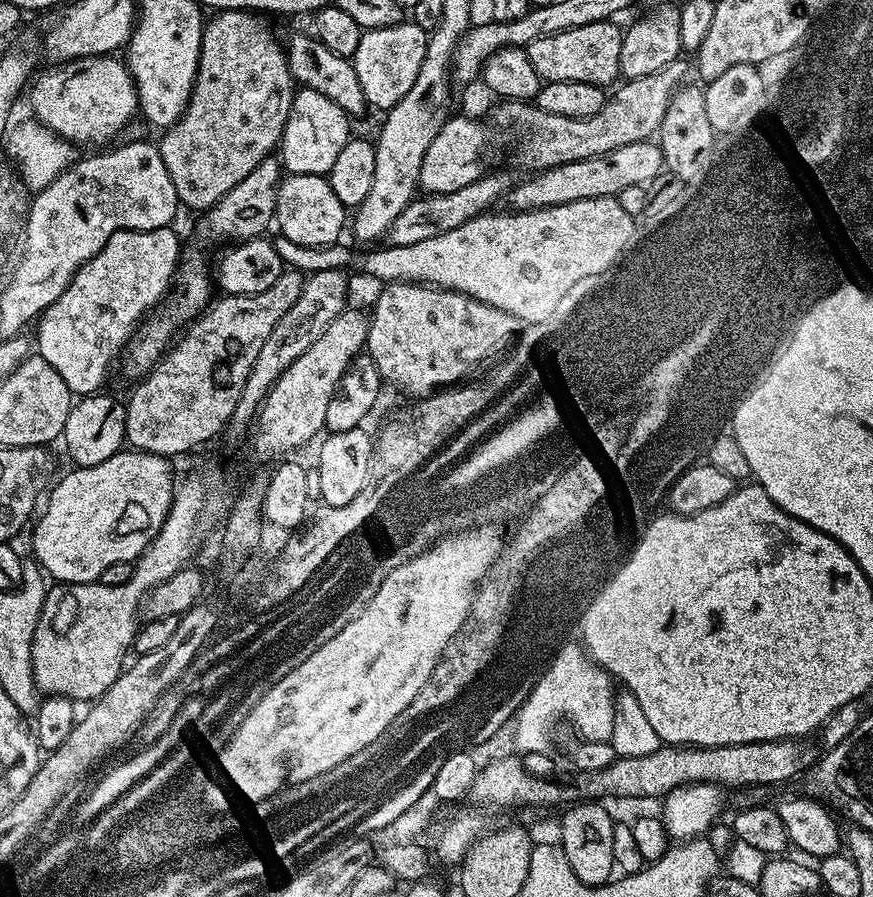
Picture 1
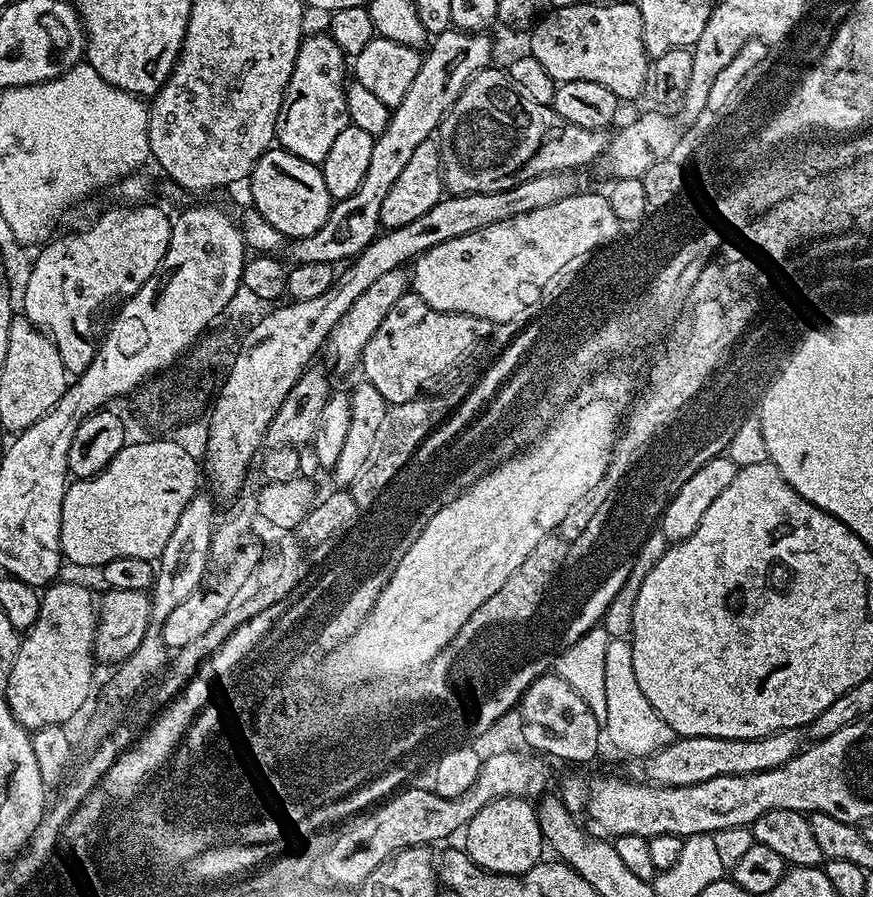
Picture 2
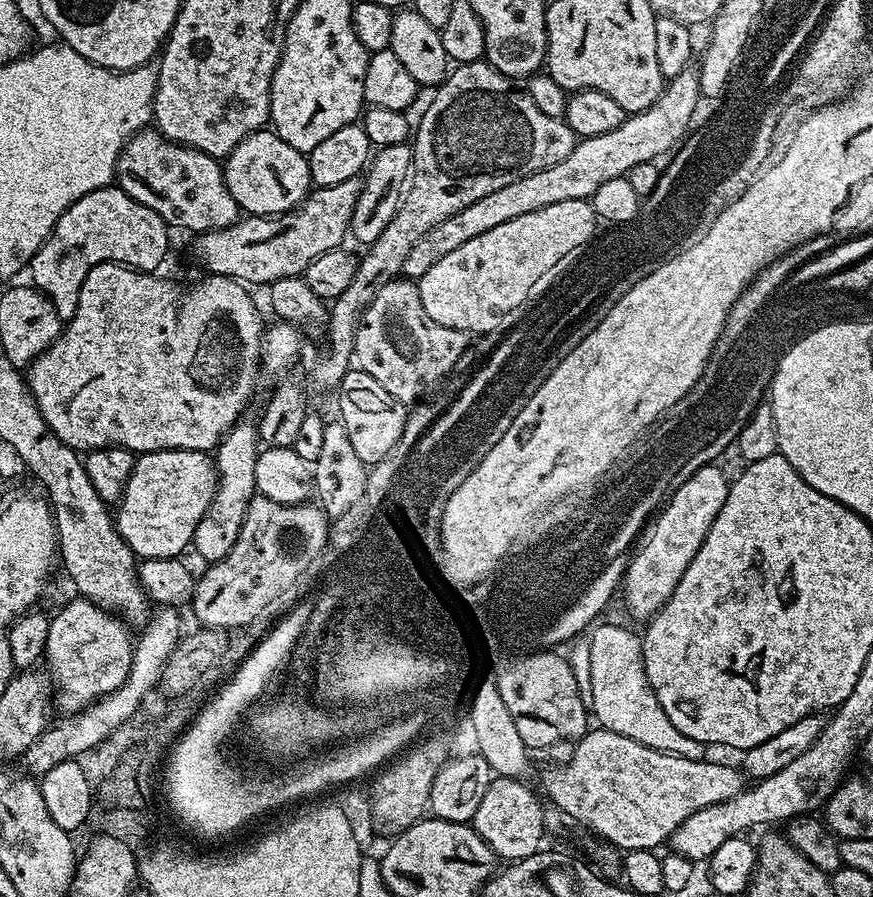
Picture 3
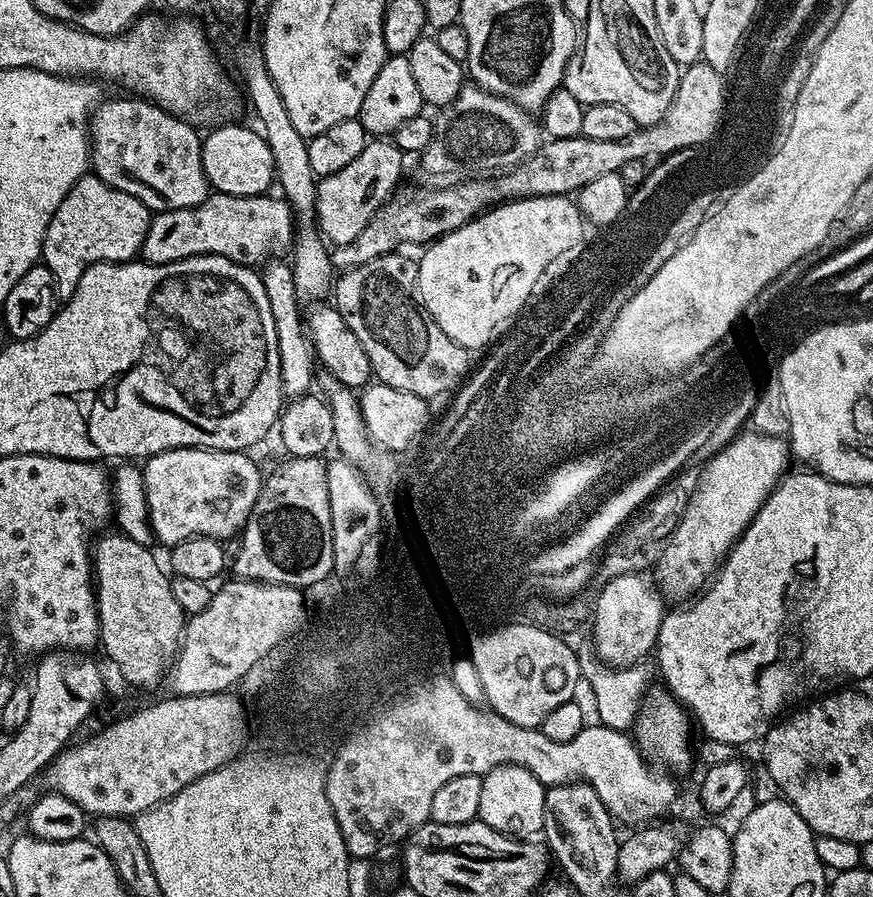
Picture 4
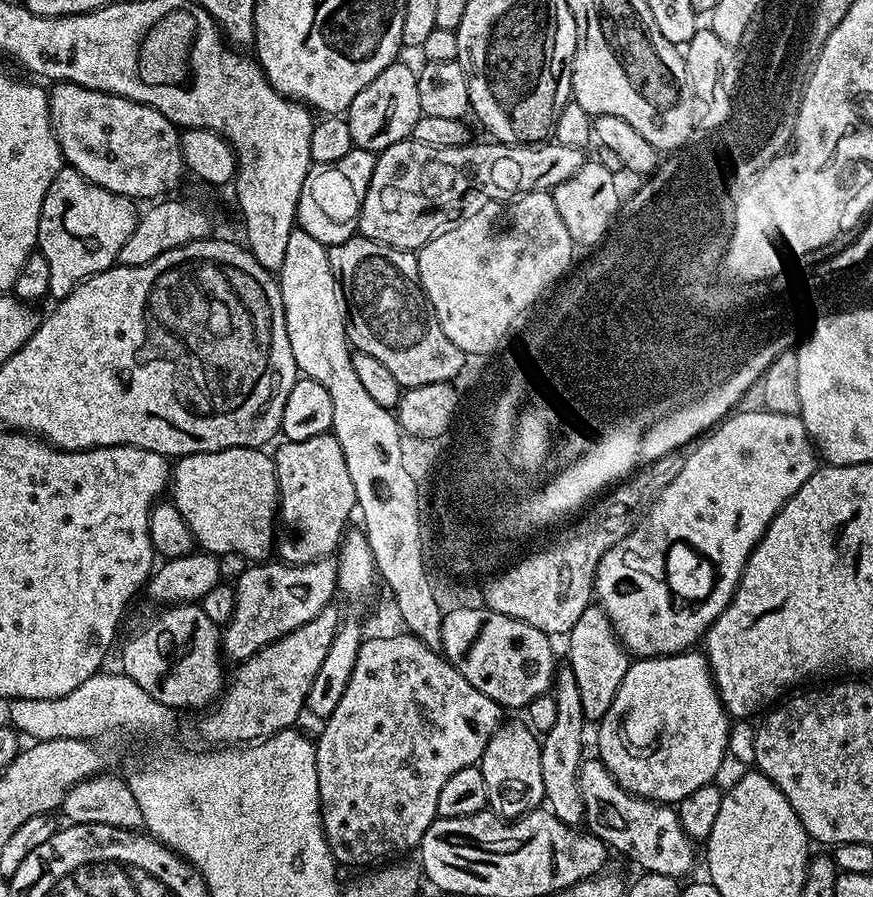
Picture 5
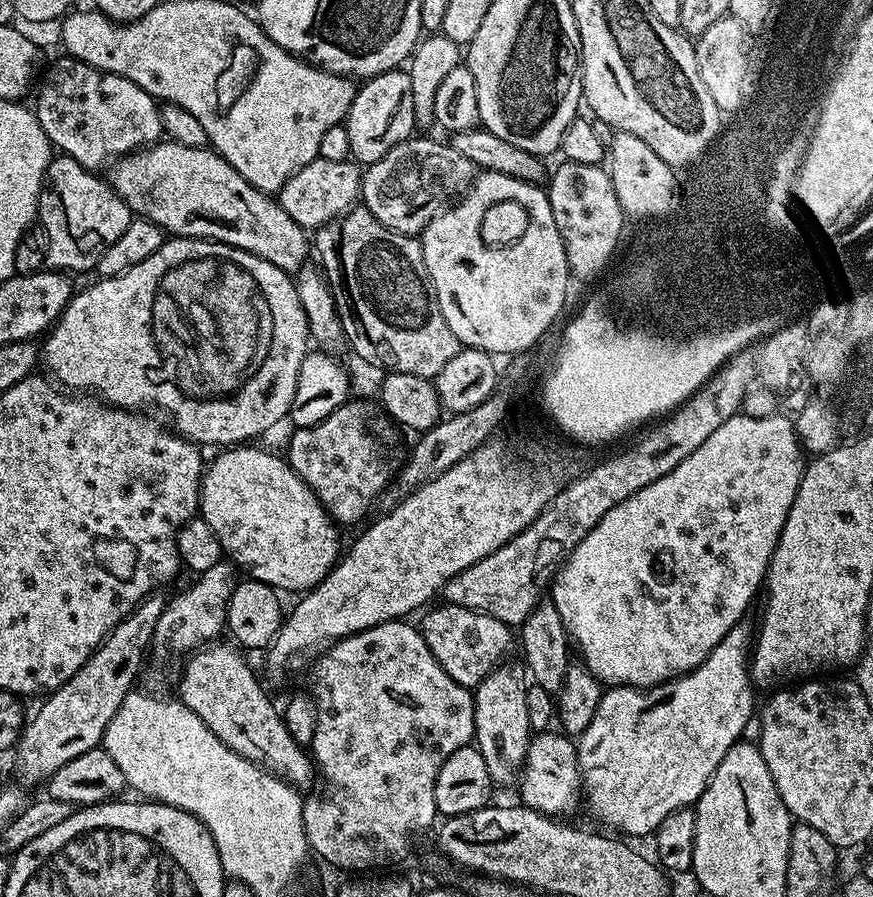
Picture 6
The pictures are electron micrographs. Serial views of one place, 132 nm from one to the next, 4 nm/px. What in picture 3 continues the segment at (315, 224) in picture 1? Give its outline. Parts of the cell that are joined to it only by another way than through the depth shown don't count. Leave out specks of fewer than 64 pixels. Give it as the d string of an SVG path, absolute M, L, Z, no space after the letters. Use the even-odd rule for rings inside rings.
M275 131L252 132L223 161L226 190L238 202L241 213L249 216L283 216L298 207L313 187L305 153L294 150Z

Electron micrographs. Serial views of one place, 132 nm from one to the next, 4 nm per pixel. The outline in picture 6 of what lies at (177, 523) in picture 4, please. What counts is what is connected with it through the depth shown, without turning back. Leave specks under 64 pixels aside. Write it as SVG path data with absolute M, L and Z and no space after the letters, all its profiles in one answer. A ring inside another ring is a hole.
M232 446L224 452L216 461L209 463L205 467L204 474L200 478L200 507L198 509L199 519L206 522L206 526L210 526L210 530L214 530L214 534L218 534L218 542L222 546L224 556L227 557L237 569L247 574L251 579L269 584L271 588L284 592L296 592L295 594L303 594L310 588L316 588L330 574L330 570L336 565L336 561L342 555L342 544L340 548L340 532L335 520L328 515L328 512L320 505L318 499L313 493L308 483L301 478L297 472L288 465L287 459L283 455L275 456L272 452L267 452L264 448L252 448L256 446Z

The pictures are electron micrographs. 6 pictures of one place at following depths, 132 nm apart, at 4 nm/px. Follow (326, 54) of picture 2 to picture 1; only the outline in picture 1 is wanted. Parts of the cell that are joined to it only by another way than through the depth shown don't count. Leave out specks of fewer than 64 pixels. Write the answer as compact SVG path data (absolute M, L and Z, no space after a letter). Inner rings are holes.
M301 87L292 97L290 114L278 145L278 159L283 171L327 177L342 146L346 146L350 139L348 124L350 117L342 110L342 106L334 106L334 102L330 102L330 98L318 90Z

